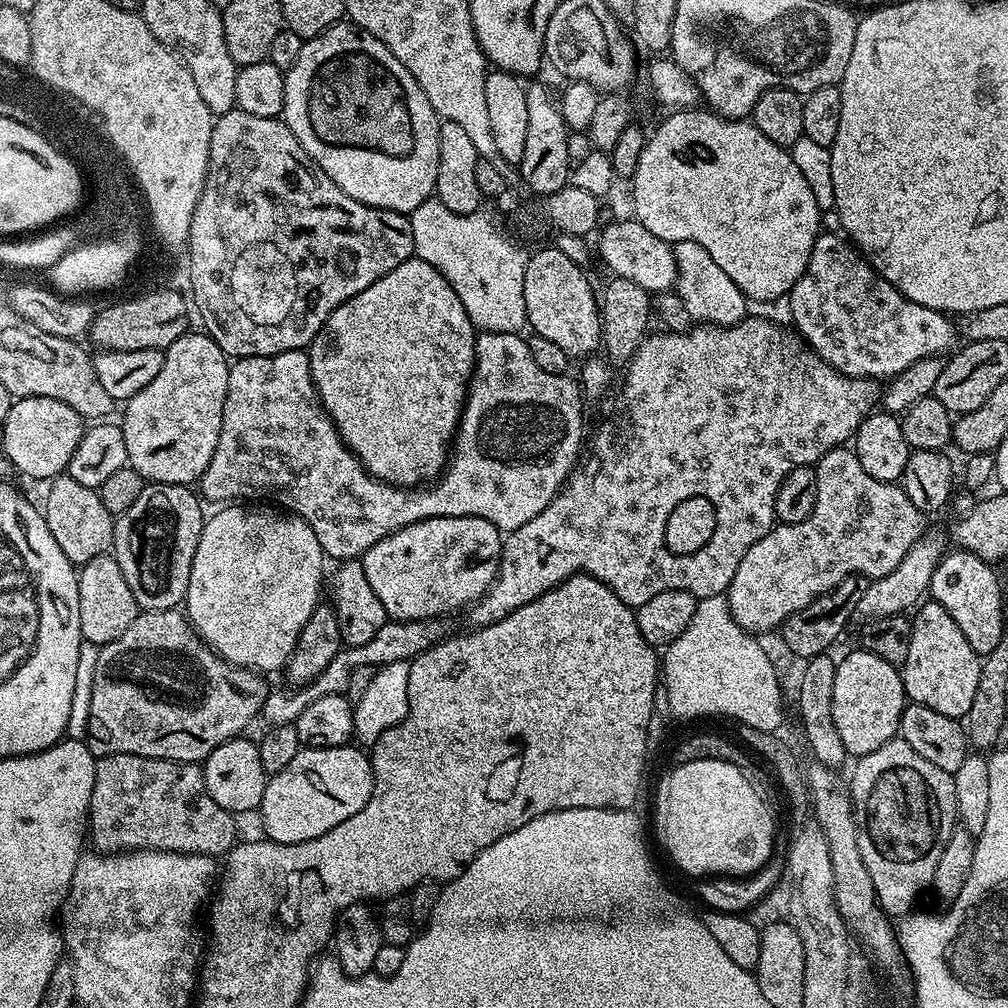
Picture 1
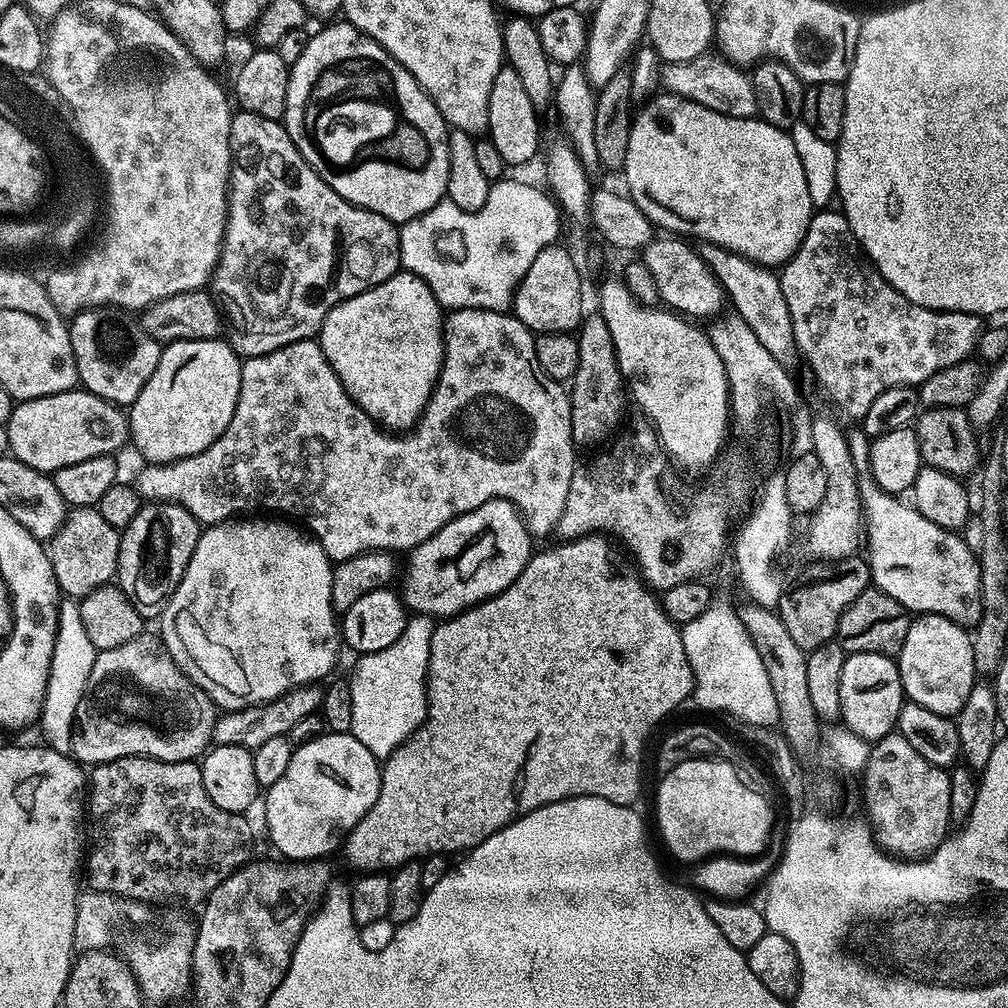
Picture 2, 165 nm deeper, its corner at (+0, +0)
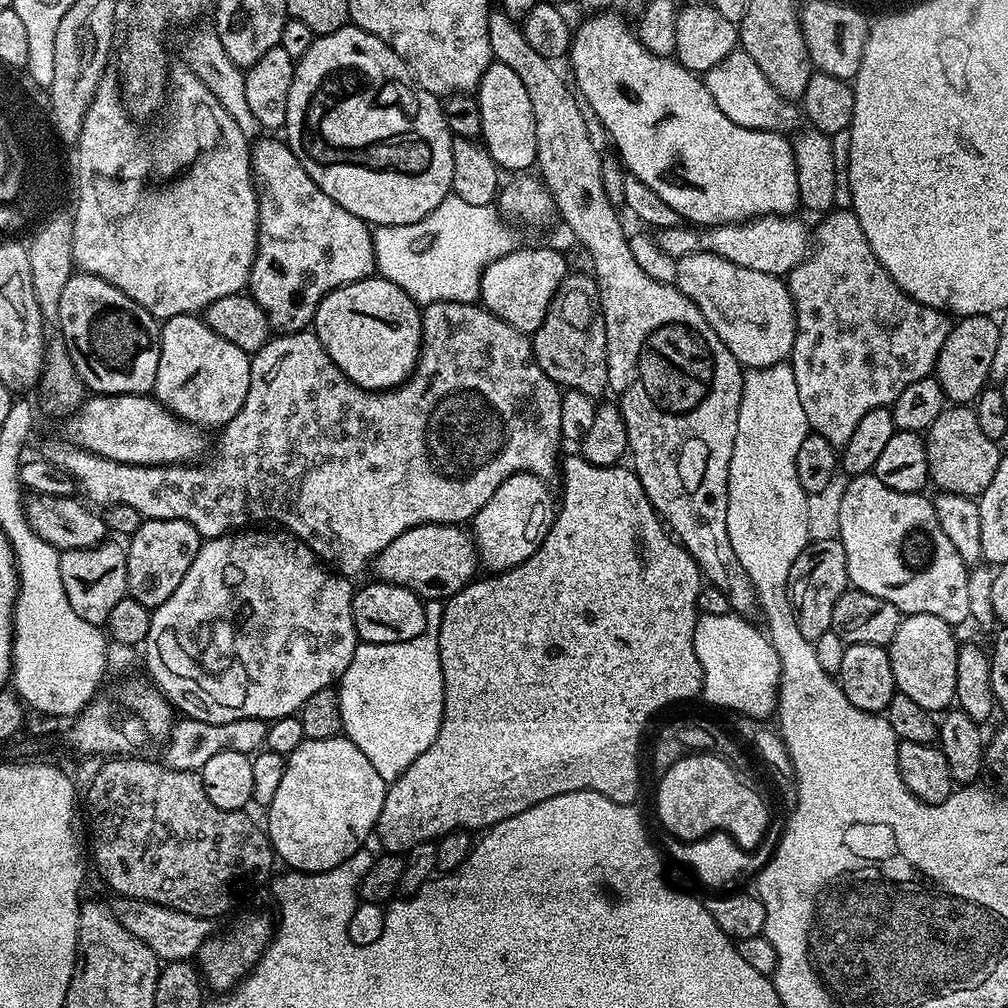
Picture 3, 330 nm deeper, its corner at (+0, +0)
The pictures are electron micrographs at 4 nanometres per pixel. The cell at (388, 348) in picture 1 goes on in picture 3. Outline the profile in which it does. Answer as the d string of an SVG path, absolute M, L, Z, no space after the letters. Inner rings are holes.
M373 274L326 294L316 311L314 331L326 354L352 384L383 392L404 383L416 368L422 338L421 311L421 305L415 304L402 286Z

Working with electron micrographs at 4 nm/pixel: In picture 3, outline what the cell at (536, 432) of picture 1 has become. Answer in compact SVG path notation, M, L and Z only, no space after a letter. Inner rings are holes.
M434 302L423 305L420 313L422 338L420 339L420 357L412 375L396 388L386 388L383 392L371 392L368 388L359 388L352 384L336 363L326 354L322 342L315 331L289 332L277 335L251 353L250 390L246 390L246 402L229 424L219 429L220 441L216 444L216 457L203 462L159 464L142 466L114 462L110 458L89 455L88 459L88 497L89 505L105 510L112 506L132 506L144 520L185 520L198 530L201 538L226 536L239 529L245 520L276 519L285 533L301 540L312 549L325 565L331 566L345 578L356 578L360 571L367 569L376 555L398 534L410 530L419 524L459 524L471 521L473 516L486 506L486 502L498 490L506 478L519 472L529 472L532 477L557 475L560 452L560 423L564 420L564 408L560 405L561 389L538 366L532 353L532 341L525 333L514 326L502 322L487 308L479 303Z

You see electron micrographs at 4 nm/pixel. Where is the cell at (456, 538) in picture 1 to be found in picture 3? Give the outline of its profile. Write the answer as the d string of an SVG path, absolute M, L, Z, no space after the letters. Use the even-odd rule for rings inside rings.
M519 472L506 478L498 486L498 490L494 490L494 494L486 502L486 506L482 506L482 510L478 510L478 514L472 517L470 532L476 541L476 555L479 563L483 567L484 564L488 567L489 573L504 572L507 568L525 564L538 550L538 546L546 538L550 526L556 521L558 504L553 493L551 496L548 492L540 492L540 488L536 484L539 483L534 482L534 477L529 472Z

